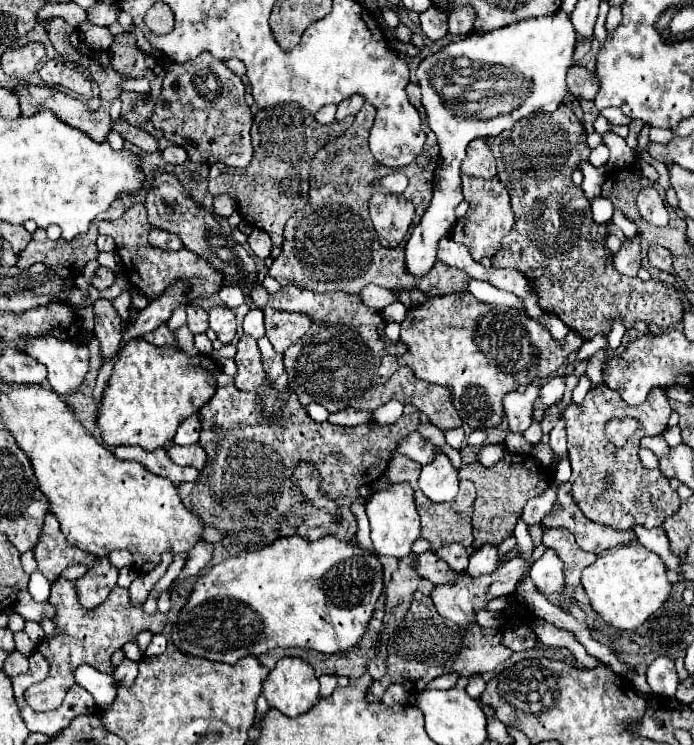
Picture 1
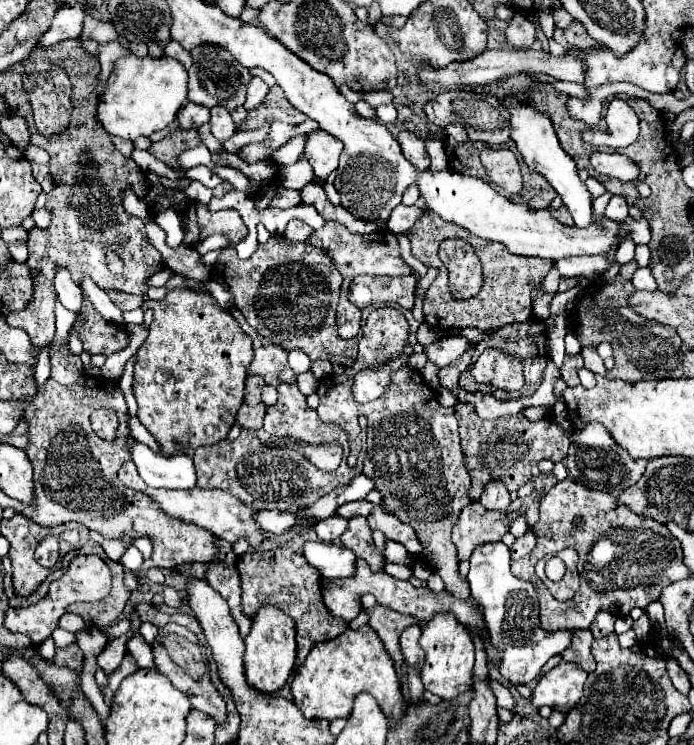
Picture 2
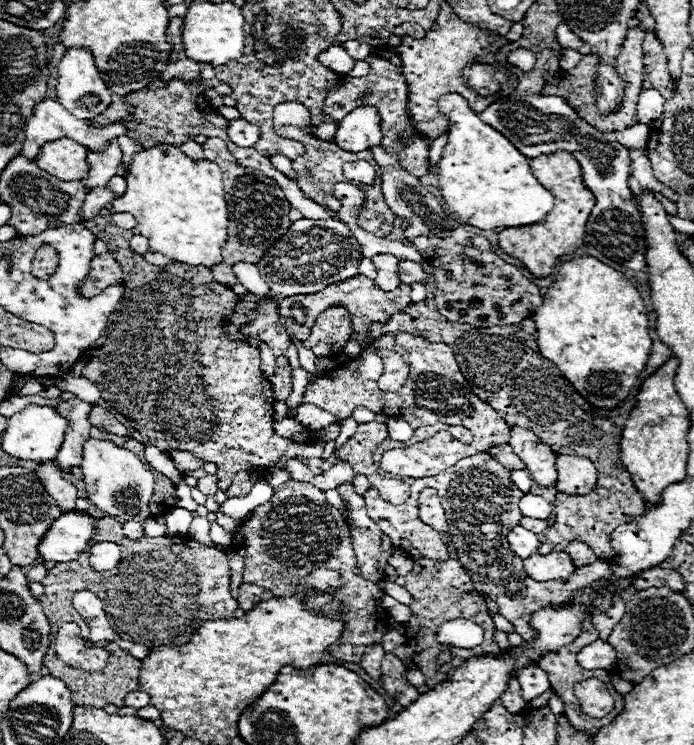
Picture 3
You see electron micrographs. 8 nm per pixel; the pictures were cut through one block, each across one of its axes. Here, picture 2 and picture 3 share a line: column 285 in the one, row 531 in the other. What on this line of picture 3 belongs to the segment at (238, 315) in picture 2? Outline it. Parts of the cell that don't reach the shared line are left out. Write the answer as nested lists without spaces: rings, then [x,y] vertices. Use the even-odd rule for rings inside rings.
[[[342,484],[336,488],[348,508],[348,528],[352,534],[352,546],[356,554],[358,568],[364,578],[378,582],[388,566],[388,556],[392,554],[392,542],[382,534],[382,530],[368,516],[364,496],[354,492],[352,484]]]

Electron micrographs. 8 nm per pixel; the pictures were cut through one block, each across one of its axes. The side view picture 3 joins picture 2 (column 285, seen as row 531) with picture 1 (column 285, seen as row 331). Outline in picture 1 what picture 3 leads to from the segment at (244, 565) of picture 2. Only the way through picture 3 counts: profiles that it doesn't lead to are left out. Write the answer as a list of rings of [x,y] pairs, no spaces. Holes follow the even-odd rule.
[[[266,336],[258,338],[258,350],[260,350],[264,370],[268,374],[270,390],[274,390],[280,398],[284,398],[280,414],[274,418],[262,418],[264,398],[258,392],[238,390],[234,386],[232,378],[228,374],[220,372],[216,394],[198,412],[200,422],[202,422],[199,444],[207,453],[206,466],[200,472],[196,482],[178,486],[180,498],[182,498],[184,506],[188,506],[190,512],[198,514],[208,526],[214,526],[224,534],[224,546],[230,554],[254,552],[254,550],[270,544],[276,538],[294,536],[294,534],[300,534],[302,538],[312,538],[312,540],[326,536],[326,534],[334,534],[342,540],[350,540],[356,534],[356,518],[350,512],[350,504],[358,498],[356,488],[362,484],[374,482],[376,478],[380,478],[384,474],[398,440],[416,430],[416,426],[420,422],[418,414],[400,416],[394,424],[384,424],[384,426],[376,424],[376,422],[368,422],[362,426],[334,426],[330,422],[322,422],[322,424],[312,422],[308,418],[306,410],[298,404],[296,394],[288,390],[288,374],[282,366],[282,354],[274,352],[274,348]],[[298,460],[308,460],[318,468],[318,472],[322,476],[322,490],[334,502],[338,502],[338,506],[340,506],[338,514],[342,516],[342,522],[334,522],[334,518],[328,512],[316,510],[310,504],[306,504],[304,496],[296,488],[292,488],[290,470],[298,464]]]

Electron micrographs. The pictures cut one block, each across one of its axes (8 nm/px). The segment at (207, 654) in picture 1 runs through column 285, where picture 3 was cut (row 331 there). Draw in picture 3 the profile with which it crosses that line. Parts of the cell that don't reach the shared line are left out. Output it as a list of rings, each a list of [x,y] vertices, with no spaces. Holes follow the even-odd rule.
[[[586,256],[572,262],[564,262],[558,270],[556,280],[548,288],[542,306],[534,312],[532,320],[538,330],[538,348],[540,354],[552,360],[566,380],[582,394],[582,398],[594,410],[616,410],[638,384],[640,372],[646,368],[652,340],[648,336],[648,316],[646,306],[638,294],[638,290],[626,280],[624,274],[612,270],[600,260]]]

